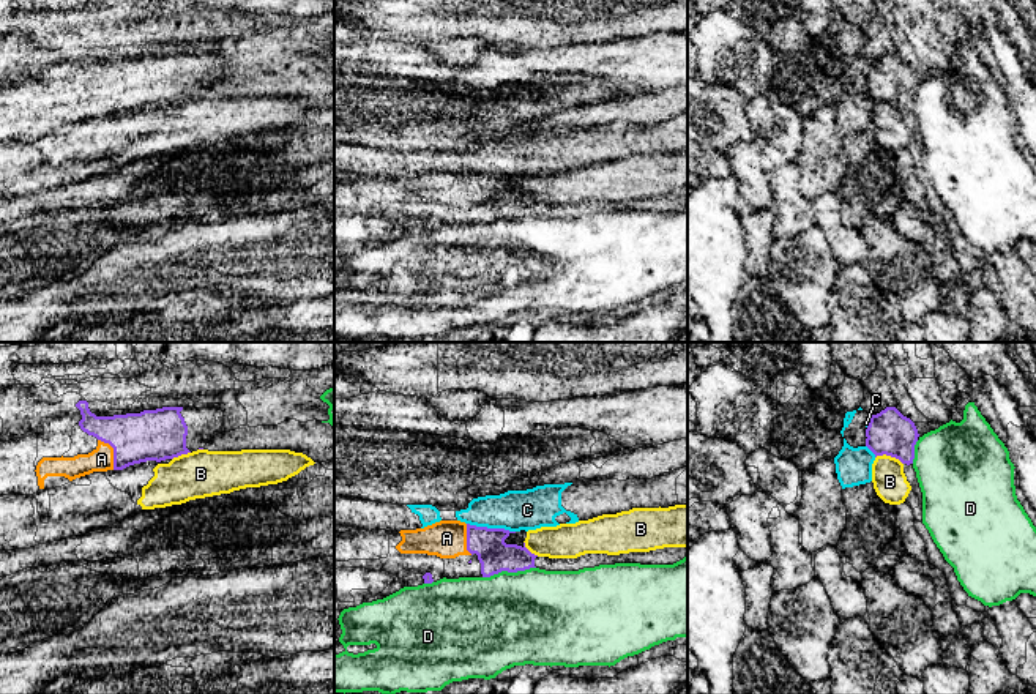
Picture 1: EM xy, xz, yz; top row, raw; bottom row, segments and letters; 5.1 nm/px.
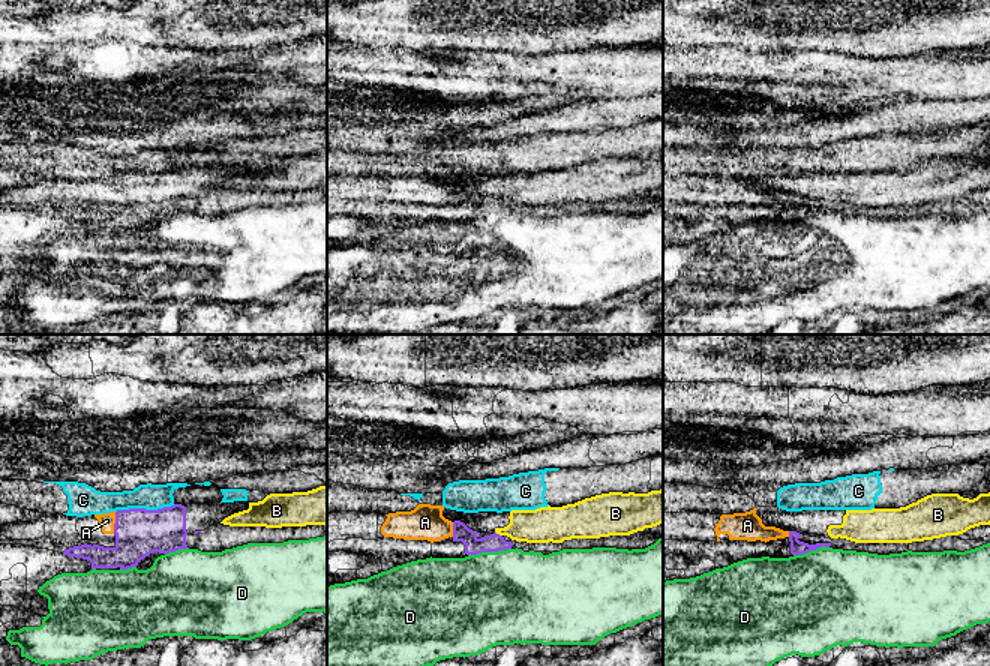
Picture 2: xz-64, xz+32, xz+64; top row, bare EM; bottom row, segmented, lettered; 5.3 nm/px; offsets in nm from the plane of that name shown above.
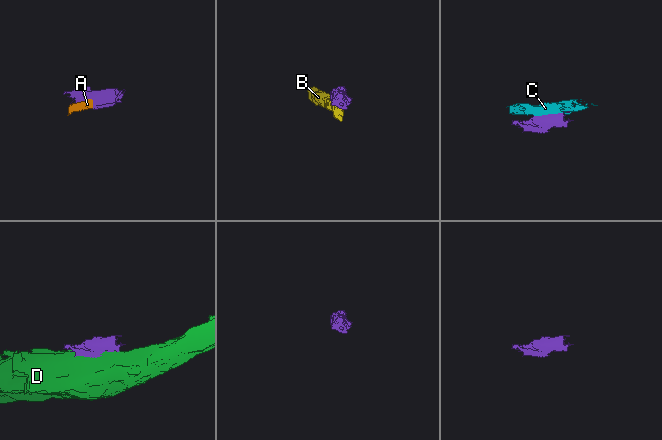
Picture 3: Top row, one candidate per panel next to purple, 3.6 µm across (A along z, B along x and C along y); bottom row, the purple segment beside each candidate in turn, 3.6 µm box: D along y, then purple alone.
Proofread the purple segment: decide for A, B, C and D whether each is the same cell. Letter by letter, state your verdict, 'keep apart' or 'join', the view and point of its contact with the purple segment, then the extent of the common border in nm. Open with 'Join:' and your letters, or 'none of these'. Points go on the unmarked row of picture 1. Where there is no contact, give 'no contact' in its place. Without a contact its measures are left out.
Join: A
A: join; meets purple in xy at (114, 98); contact 180 nm long
B: keep apart; meets purple in yz at (890, 101); contact 150 nm long
C: keep apart; meets purple in xz at (491, 175); contact 260 nm long
D: keep apart; meets purple in xz at (508, 218); contact 280 nm long

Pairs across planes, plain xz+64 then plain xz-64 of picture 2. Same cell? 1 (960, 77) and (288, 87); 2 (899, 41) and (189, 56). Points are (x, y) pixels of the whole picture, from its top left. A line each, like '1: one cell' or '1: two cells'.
1: two cells
2: two cells

